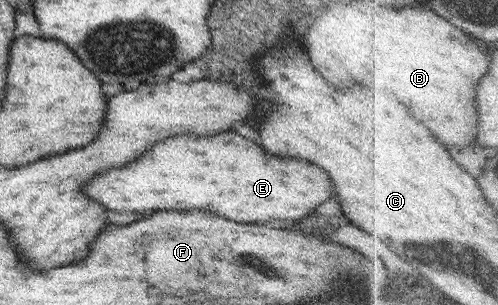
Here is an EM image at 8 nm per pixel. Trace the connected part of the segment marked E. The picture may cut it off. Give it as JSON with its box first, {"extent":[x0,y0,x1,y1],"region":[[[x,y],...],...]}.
{"extent":[83,133,331,223],"region":[[[215,133],[209,137],[183,135],[169,137],[153,144],[139,159],[123,165],[103,170],[85,182],[83,193],[101,203],[111,211],[129,211],[129,213],[145,213],[151,215],[157,211],[189,211],[193,207],[201,211],[211,211],[219,217],[237,223],[265,223],[265,221],[297,221],[307,217],[317,209],[319,203],[331,199],[331,181],[323,169],[299,159],[285,159],[265,153],[257,143],[237,135],[237,133]]]}

